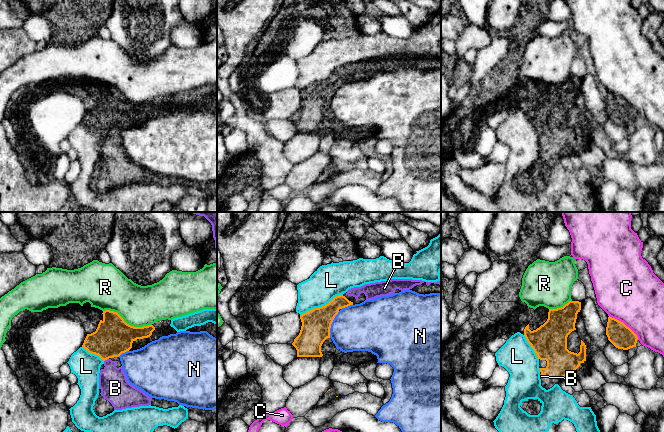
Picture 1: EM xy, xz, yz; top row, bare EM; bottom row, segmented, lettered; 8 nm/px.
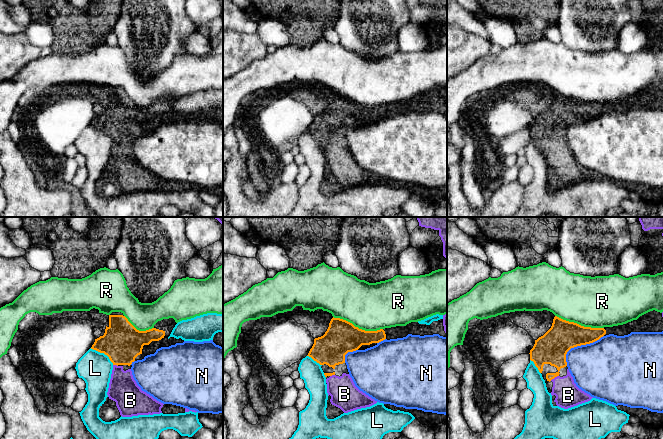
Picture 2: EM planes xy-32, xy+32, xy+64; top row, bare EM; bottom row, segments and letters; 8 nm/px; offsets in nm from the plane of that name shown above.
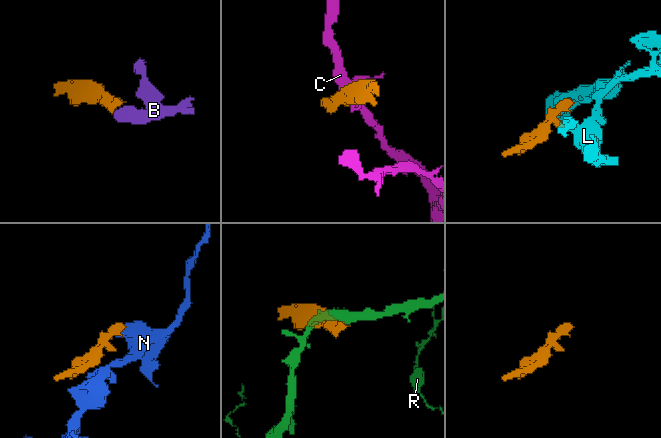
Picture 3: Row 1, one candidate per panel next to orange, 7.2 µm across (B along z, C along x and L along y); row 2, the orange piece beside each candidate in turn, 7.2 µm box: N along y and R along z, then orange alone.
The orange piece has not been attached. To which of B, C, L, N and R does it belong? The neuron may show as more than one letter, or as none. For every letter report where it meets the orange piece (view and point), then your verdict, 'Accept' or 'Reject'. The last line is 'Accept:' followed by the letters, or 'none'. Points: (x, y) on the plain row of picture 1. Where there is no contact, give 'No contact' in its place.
B: Touches orange at xy (105, 135). Accept
C: Touches orange at yz (624, 100). Reject
L: Touches orange at xz (322, 82). Reject
N: Touches orange at xz (331, 99). Reject
R: Touches orange at xy (126, 99). Reject
Accept: B

